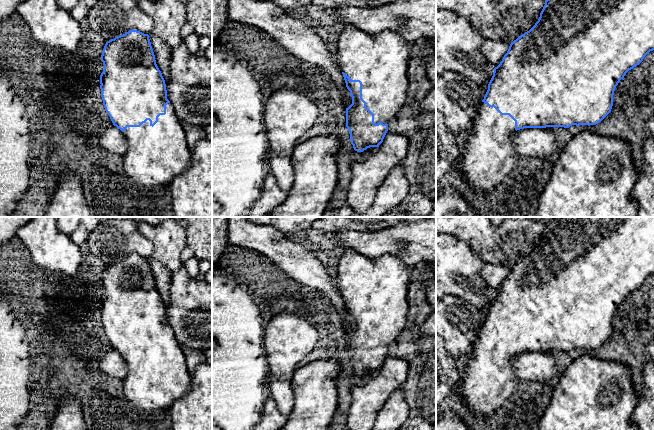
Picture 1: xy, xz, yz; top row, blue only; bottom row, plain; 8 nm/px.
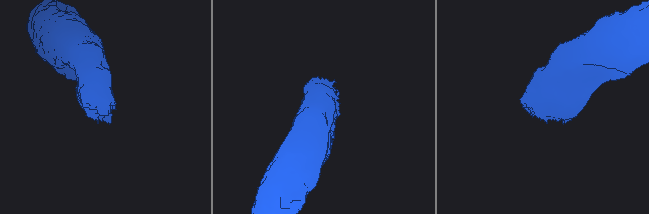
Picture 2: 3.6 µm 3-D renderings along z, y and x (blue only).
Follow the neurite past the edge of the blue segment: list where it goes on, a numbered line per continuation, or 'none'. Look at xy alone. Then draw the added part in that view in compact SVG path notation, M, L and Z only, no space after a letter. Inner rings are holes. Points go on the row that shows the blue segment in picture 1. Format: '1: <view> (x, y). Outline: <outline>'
1: xy (155, 155). Outline: M171 103L166 105L166 114L160 115L153 127L147 120L140 127L127 127L123 134L127 142L127 150L121 156L124 171L133 180L134 186L146 194L164 194L170 182L190 165L192 151Z

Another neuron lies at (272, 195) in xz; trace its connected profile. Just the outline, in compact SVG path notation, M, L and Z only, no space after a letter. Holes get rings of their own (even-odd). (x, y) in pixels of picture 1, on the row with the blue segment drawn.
M269 173L264 180L261 196L249 210L247 217L265 217L276 206L282 204L288 194L278 186L274 175Z

